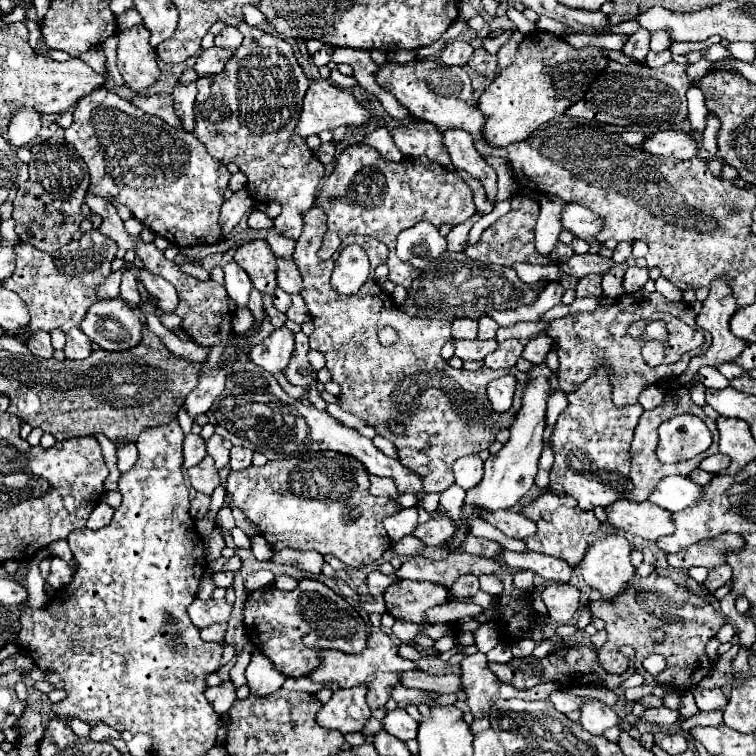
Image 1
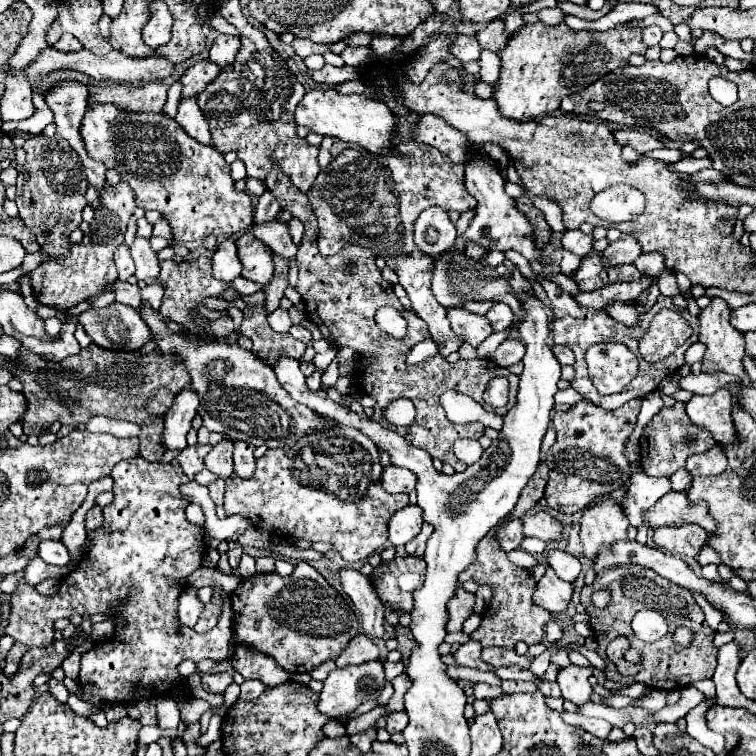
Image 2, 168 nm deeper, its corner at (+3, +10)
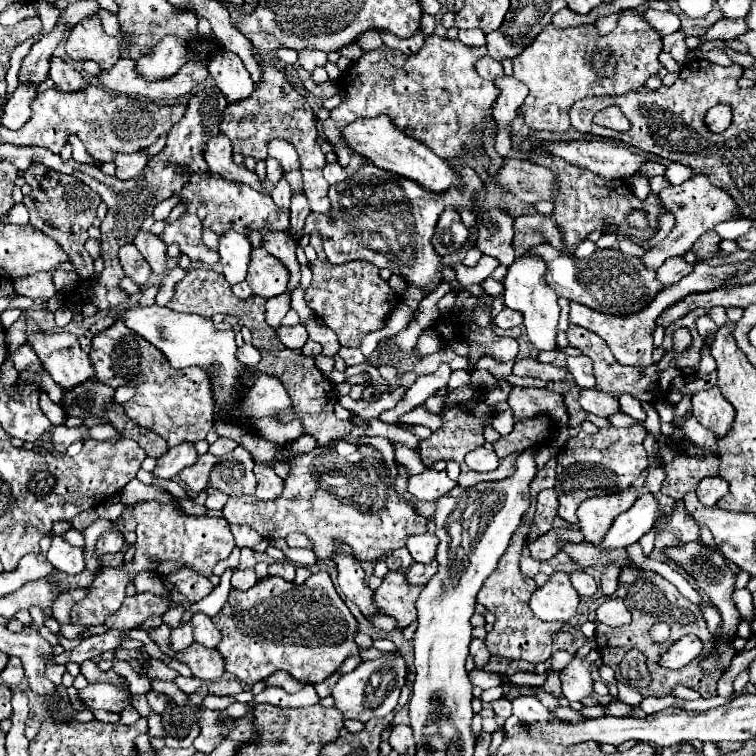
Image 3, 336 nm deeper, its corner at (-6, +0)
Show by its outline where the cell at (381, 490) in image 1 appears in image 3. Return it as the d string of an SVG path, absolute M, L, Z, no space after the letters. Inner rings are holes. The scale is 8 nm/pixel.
M427 468L425 472L409 478L409 492L417 500L437 500L455 486L457 482L451 480L447 472L437 472L433 468Z

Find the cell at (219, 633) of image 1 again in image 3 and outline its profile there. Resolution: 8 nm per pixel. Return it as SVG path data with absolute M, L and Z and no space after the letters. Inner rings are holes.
M195 614L193 616L193 638L195 642L207 646L207 648L215 648L221 640L217 628L213 626L211 618L205 614Z

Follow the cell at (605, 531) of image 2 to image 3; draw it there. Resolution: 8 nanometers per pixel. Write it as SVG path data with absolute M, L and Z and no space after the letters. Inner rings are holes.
M633 486L623 492L613 492L613 494L595 496L595 498L585 500L577 510L579 528L585 536L585 540L599 542L607 534L613 520L621 512L631 508L635 504L635 500L637 500L637 490Z

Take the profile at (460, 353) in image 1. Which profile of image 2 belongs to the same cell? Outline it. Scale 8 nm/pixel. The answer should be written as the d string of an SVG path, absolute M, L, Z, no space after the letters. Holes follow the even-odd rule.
M414 140L400 142L394 150L396 154L372 154L360 148L346 148L318 174L308 192L318 220L318 250L322 256L330 256L340 252L344 242L356 242L382 256L386 266L398 274L412 302L412 310L428 324L432 340L442 346L440 354L446 358L450 352L460 350L464 338L452 334L446 308L430 290L434 258L420 254L412 244L412 230L416 218L428 206L462 214L464 210L476 208L476 198L464 188L464 164L454 164L436 148Z

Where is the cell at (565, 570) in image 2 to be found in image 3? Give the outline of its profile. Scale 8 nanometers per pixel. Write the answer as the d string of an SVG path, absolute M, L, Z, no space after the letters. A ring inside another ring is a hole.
M573 572L571 574L571 582L573 582L573 588L579 592L579 596L587 596L589 598L599 590L599 584L587 572Z

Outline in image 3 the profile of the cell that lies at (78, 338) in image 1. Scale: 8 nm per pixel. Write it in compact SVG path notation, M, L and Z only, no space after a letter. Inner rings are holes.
M35 332L29 342L37 352L43 368L61 388L75 388L95 376L89 356L81 350L75 334L43 334Z

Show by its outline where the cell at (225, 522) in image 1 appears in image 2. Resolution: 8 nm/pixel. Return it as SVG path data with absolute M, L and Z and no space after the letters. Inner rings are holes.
M218 478L218 480L212 482L208 488L210 488L210 498L214 500L214 504L222 506L222 504L224 504L224 480Z

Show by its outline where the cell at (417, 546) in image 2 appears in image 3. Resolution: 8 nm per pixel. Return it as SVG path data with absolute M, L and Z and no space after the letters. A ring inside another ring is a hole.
M431 562L431 564L411 564L411 568L407 570L407 582L413 584L413 586L425 586L429 582L429 578L437 572L437 562Z

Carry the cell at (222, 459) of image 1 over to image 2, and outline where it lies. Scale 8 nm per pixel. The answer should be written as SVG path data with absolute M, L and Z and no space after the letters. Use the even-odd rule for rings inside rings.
M224 438L218 444L212 446L212 450L206 456L206 468L214 472L220 478L228 478L234 474L232 468L232 440Z

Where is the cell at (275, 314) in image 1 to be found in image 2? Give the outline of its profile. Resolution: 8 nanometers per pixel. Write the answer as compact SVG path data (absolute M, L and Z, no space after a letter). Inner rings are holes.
M284 308L274 310L274 312L268 316L268 324L270 324L276 332L288 332L290 326L292 326L292 322L290 322L290 318L288 318L288 312L286 312Z

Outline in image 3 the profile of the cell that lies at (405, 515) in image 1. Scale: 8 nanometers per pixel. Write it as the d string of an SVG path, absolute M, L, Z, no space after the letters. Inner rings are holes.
M415 534L407 540L407 550L411 552L413 560L415 562L421 562L421 564L429 564L435 560L435 552L437 552L437 536L435 534Z

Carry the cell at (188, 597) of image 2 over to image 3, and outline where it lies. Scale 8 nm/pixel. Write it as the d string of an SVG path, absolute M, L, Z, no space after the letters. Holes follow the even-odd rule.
M191 622L175 628L169 638L169 648L173 648L173 652L185 650L185 648L189 648L189 644L193 644L193 624Z

